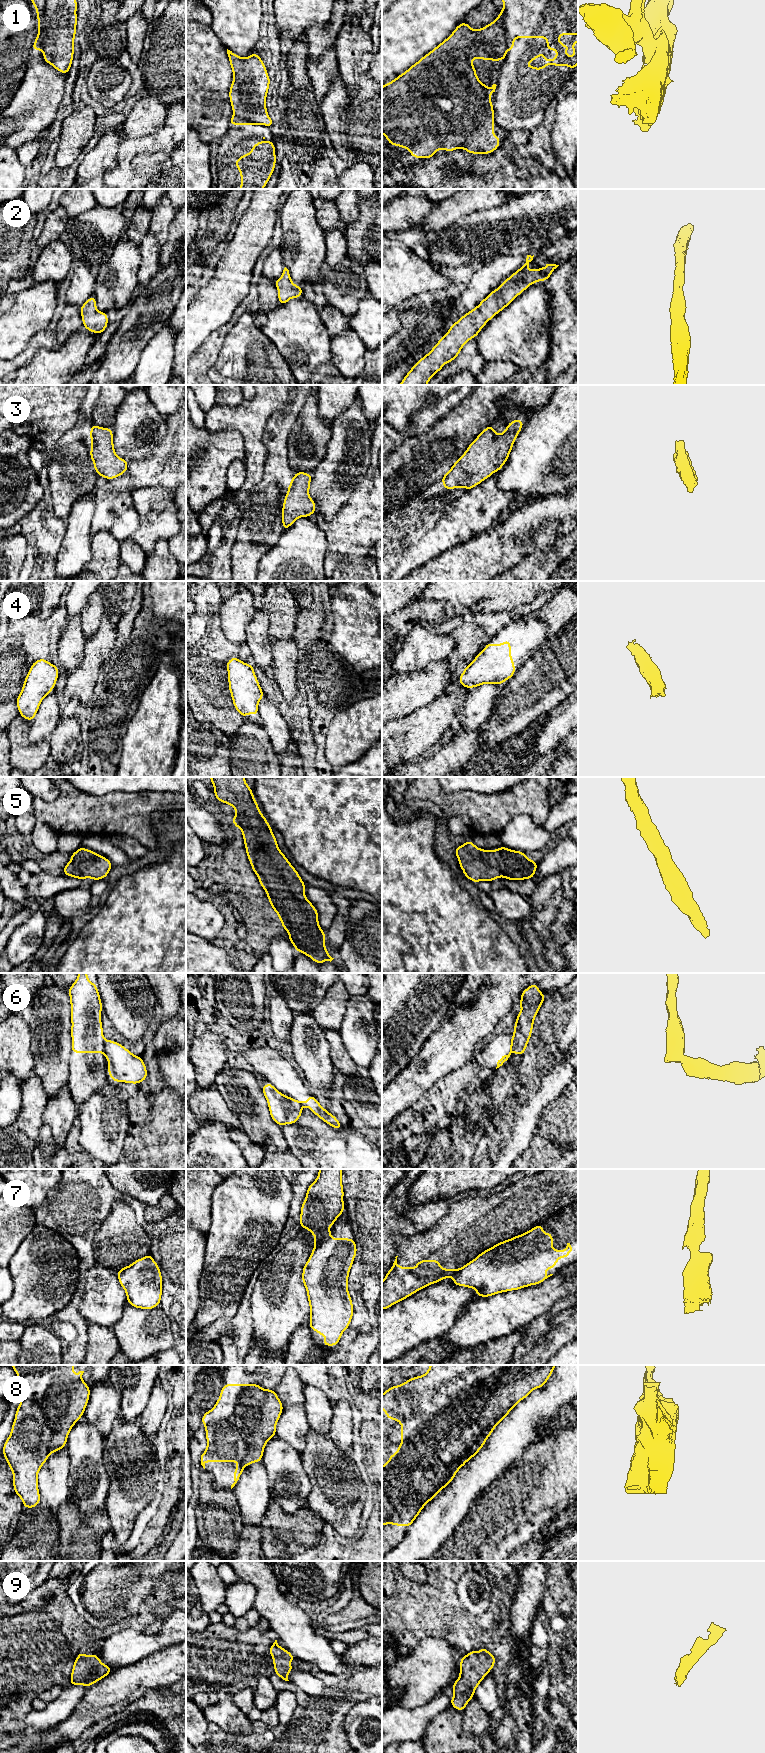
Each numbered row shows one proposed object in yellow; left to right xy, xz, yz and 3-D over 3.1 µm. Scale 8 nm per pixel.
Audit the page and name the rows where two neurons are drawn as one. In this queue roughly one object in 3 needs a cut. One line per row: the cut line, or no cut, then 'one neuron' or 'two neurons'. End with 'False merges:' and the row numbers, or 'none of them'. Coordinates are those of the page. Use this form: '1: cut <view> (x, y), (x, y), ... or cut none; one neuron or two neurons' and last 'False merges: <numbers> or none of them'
1: cut xy (46, 0), (46, 30), (41, 48); two neurons
2: cut none; one neuron
3: cut none; one neuron
4: cut none; one neuron
5: cut none; one neuron
6: cut xy (105, 1040), (103, 1052); two neurons
7: cut xz (329, 1236), (314, 1247); two neurons
8: cut yz (512, 1365), (464, 1430), (468, 1449), (440, 1455), (425, 1503); two neurons
9: cut none; one neuron
False merges: 1, 6, 7, 8

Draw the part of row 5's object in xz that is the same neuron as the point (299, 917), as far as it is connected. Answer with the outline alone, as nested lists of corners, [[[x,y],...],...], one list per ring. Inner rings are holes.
[[[209,777],[214,786],[214,795],[218,802],[231,805],[236,815],[232,823],[242,831],[248,860],[253,872],[259,879],[260,886],[266,890],[266,896],[273,910],[279,916],[282,926],[289,935],[289,941],[296,951],[310,957],[318,965],[326,960],[332,961],[324,944],[325,932],[320,928],[318,911],[304,894],[305,883],[299,873],[288,861],[277,845],[267,819],[261,813],[252,789],[247,785],[245,777]]]

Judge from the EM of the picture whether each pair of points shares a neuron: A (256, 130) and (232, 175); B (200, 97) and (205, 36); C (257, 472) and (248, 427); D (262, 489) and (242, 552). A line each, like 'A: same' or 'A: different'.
A: same
B: same
C: same
D: same

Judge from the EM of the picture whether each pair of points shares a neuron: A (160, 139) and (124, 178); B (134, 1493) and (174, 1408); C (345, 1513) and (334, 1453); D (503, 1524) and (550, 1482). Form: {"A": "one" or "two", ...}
{"A": "one", "B": "one", "C": "one", "D": "one"}

